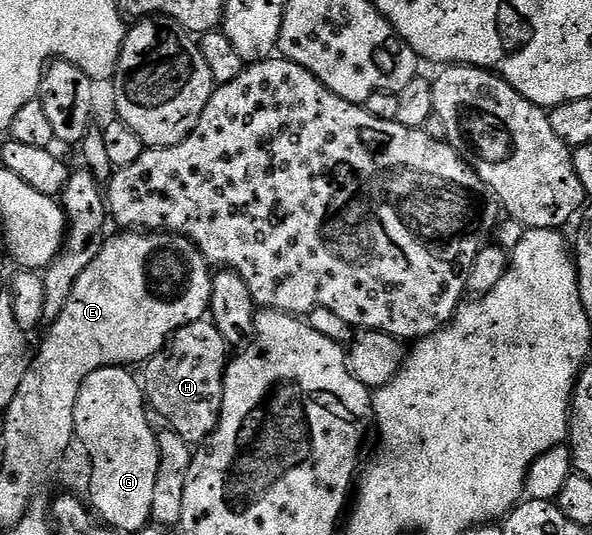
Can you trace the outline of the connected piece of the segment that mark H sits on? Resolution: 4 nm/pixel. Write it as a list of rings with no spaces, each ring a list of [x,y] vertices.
[[[203,318],[180,329],[145,365],[144,391],[149,407],[170,423],[167,424],[169,431],[180,434],[191,446],[206,441],[222,417],[226,351],[224,334],[216,330],[213,320]]]

